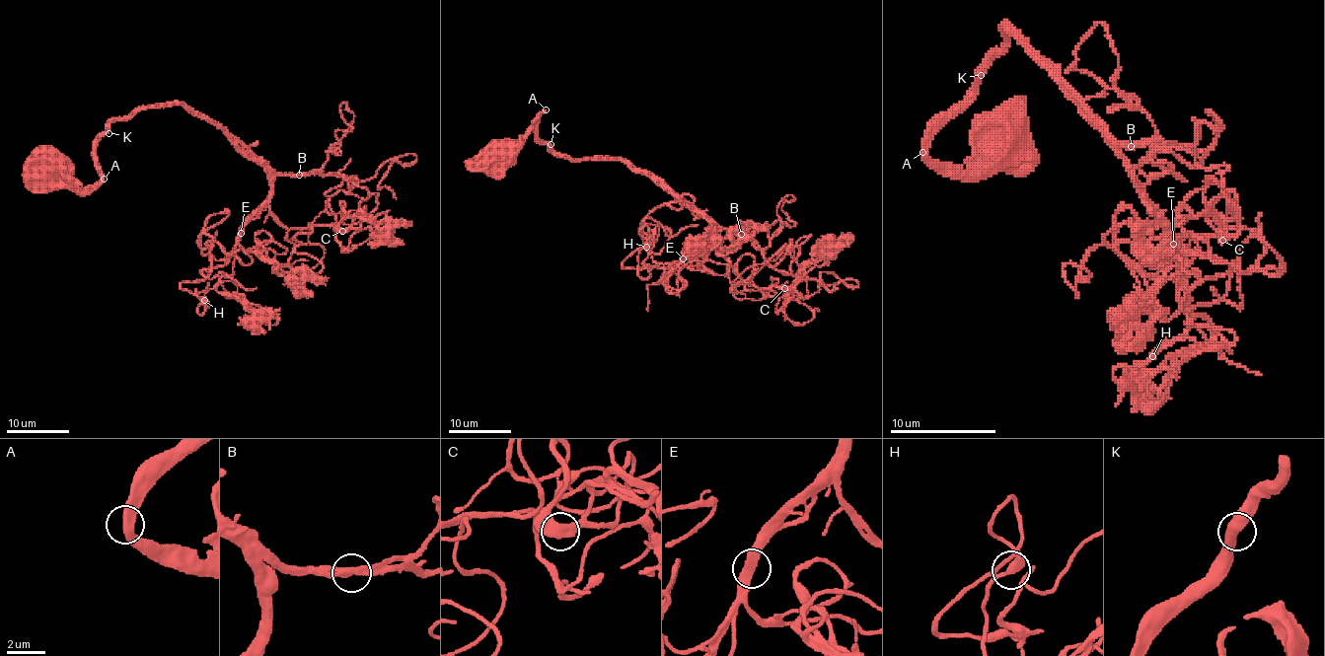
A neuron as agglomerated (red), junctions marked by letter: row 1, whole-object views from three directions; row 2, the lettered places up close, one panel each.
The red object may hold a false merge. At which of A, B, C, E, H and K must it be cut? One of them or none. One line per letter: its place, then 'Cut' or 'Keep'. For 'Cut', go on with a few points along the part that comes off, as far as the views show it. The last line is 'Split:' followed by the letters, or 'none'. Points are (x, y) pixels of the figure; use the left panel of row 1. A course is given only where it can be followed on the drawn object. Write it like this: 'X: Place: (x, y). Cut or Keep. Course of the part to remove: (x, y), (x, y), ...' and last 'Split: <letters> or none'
A: Place: (104, 179). Keep
B: Place: (299, 175). Keep
C: Place: (342, 231). Keep
E: Place: (241, 233). Keep
H: Place: (204, 300). Keep
K: Place: (109, 133). Keep
Split: none

